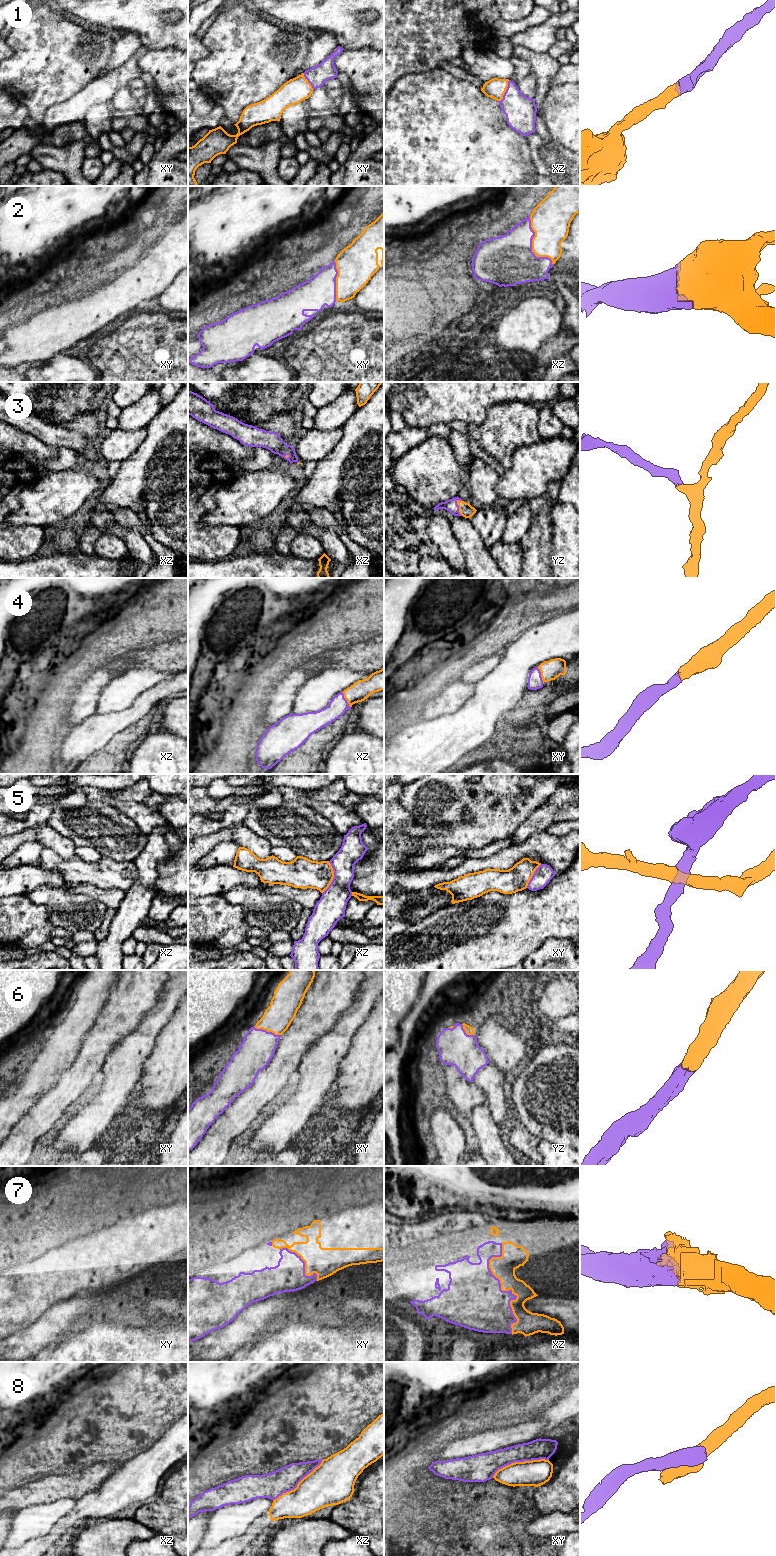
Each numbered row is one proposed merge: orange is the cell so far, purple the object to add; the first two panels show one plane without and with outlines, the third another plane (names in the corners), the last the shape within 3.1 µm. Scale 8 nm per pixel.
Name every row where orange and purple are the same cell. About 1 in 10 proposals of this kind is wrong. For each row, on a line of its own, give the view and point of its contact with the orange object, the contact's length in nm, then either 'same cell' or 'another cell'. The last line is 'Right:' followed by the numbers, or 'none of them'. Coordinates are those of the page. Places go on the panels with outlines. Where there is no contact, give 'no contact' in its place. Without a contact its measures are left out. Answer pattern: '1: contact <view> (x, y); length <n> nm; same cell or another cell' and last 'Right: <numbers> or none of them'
1: contact xz (505, 91); length 190 nm; same cell
2: contact xz (532, 245); length 440 nm; same cell
3: contact yz (459, 507); length 140 nm; same cell
4: contact xy (541, 674); length 140 nm; same cell
5: contact xz (333, 877); length 280 nm; another cell
6: contact xy (267, 1031); length 220 nm; same cell
7: contact xz (503, 1290); length 750 nm; same cell
8: contact xy (519, 1462); length 480 nm; another cell
Right: 1, 2, 3, 4, 6, 7

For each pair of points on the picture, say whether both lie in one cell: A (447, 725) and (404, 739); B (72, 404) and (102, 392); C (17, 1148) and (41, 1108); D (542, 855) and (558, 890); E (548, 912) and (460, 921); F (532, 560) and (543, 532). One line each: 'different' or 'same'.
A: same
B: same
C: same
D: different
E: same
F: same

